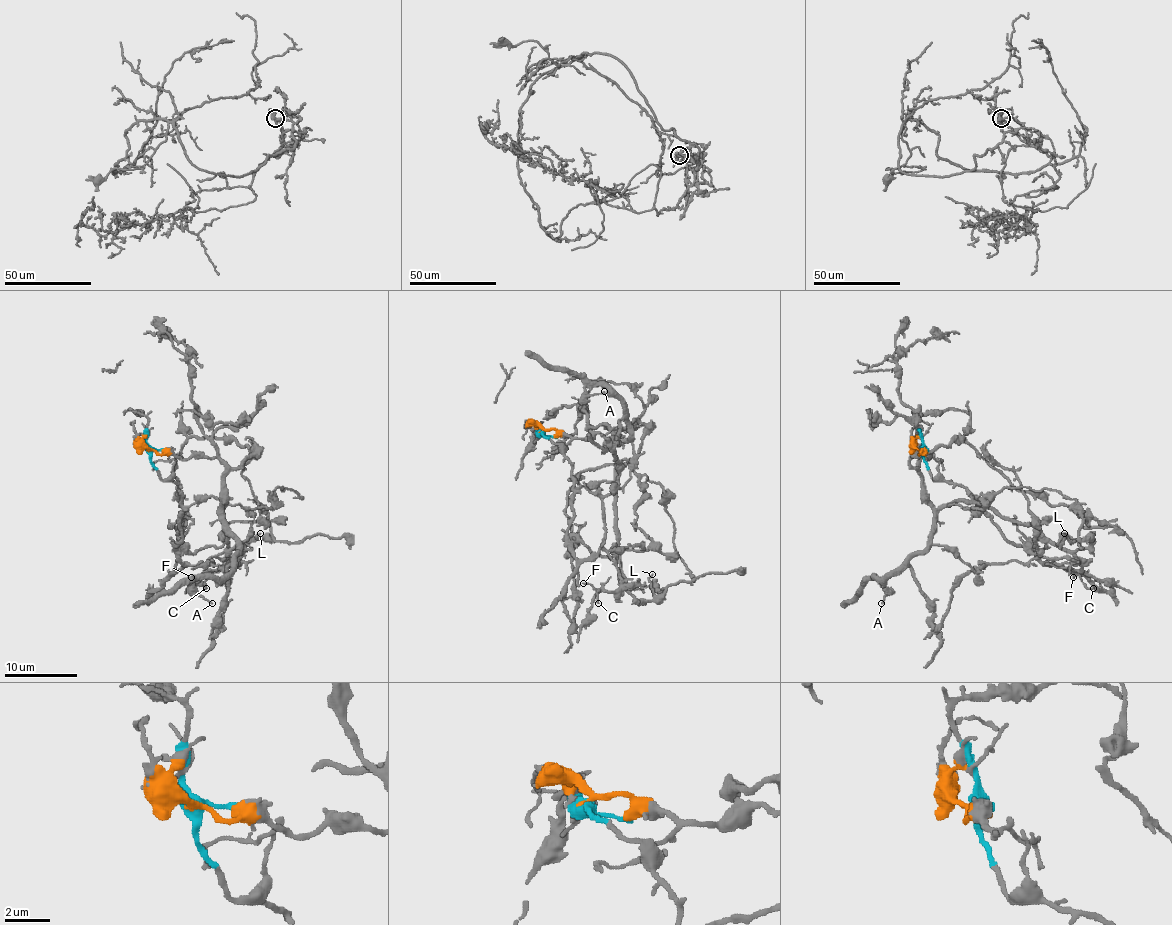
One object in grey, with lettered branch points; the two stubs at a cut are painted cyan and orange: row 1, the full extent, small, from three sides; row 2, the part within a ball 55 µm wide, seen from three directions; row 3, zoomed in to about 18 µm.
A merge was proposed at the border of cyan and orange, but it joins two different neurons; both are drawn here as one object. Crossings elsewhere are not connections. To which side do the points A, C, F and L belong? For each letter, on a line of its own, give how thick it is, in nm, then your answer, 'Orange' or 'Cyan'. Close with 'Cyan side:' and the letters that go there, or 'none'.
A: Thickness 100 nm. Orange
C: Thickness 150 nm. Orange
F: Thickness 110 nm. Orange
L: Thickness 130 nm. Orange
Cyan side: none

